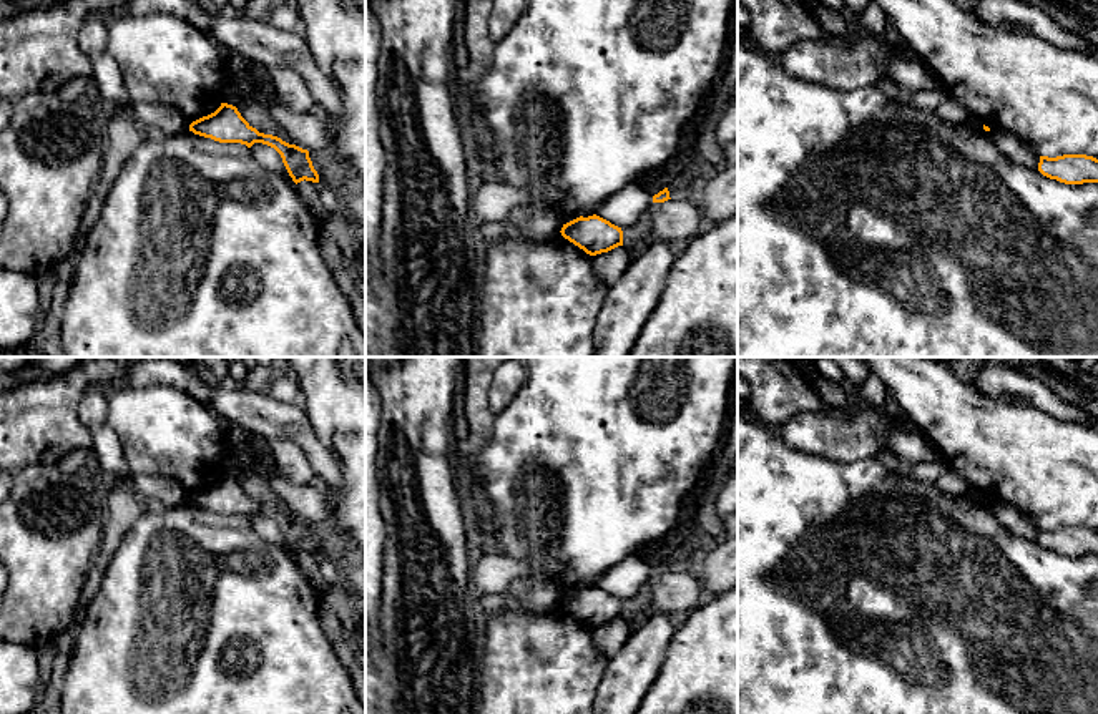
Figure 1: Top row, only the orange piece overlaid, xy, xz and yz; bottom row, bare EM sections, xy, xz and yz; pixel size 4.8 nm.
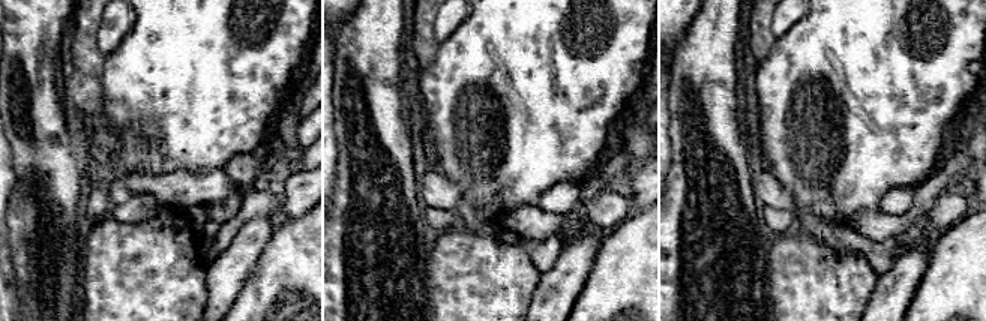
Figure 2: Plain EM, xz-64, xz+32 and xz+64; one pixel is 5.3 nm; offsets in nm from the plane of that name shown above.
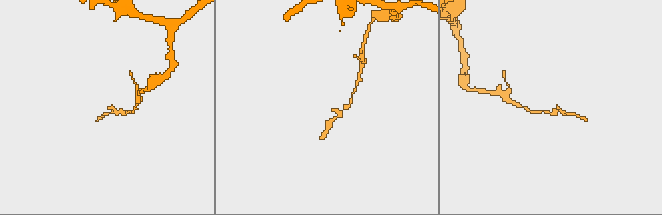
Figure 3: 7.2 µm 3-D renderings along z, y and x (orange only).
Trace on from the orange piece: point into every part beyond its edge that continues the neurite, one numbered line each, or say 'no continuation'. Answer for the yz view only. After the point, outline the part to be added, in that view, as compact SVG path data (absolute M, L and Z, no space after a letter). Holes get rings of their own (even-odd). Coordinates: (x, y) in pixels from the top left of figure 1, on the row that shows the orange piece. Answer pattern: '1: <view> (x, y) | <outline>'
no continuation

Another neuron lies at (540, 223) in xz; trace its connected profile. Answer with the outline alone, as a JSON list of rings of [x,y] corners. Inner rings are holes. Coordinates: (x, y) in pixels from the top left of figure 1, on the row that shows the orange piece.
[[[535,208],[525,211],[518,224],[510,224],[512,232],[527,239],[550,239],[563,227],[560,216],[553,209]]]

